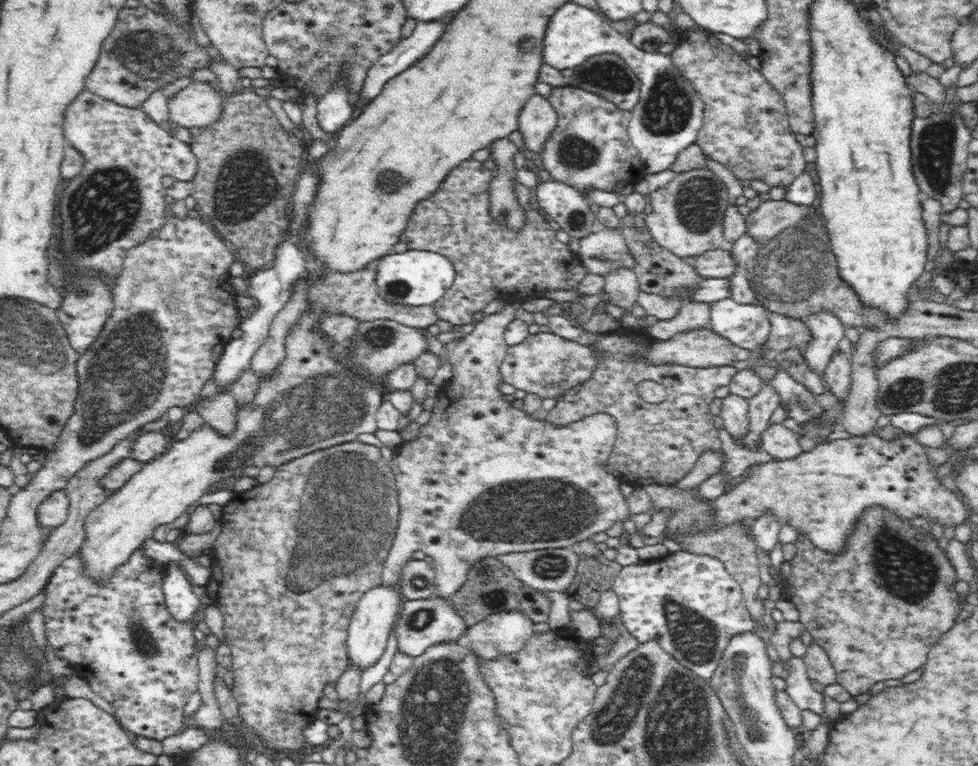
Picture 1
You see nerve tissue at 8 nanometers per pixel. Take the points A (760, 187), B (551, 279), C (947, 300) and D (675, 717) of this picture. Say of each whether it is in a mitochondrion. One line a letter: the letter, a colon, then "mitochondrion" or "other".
A: other
B: other
C: other
D: mitochondrion

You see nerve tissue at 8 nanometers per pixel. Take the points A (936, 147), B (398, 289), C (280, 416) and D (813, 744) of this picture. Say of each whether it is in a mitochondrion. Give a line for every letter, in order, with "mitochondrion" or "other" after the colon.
A: mitochondrion
B: mitochondrion
C: mitochondrion
D: other

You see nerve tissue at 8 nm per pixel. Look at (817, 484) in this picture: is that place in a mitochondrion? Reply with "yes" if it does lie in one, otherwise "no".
yes

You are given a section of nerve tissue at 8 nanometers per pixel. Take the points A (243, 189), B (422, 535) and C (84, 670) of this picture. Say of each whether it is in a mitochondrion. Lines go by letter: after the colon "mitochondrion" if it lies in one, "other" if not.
A: mitochondrion
B: other
C: other

